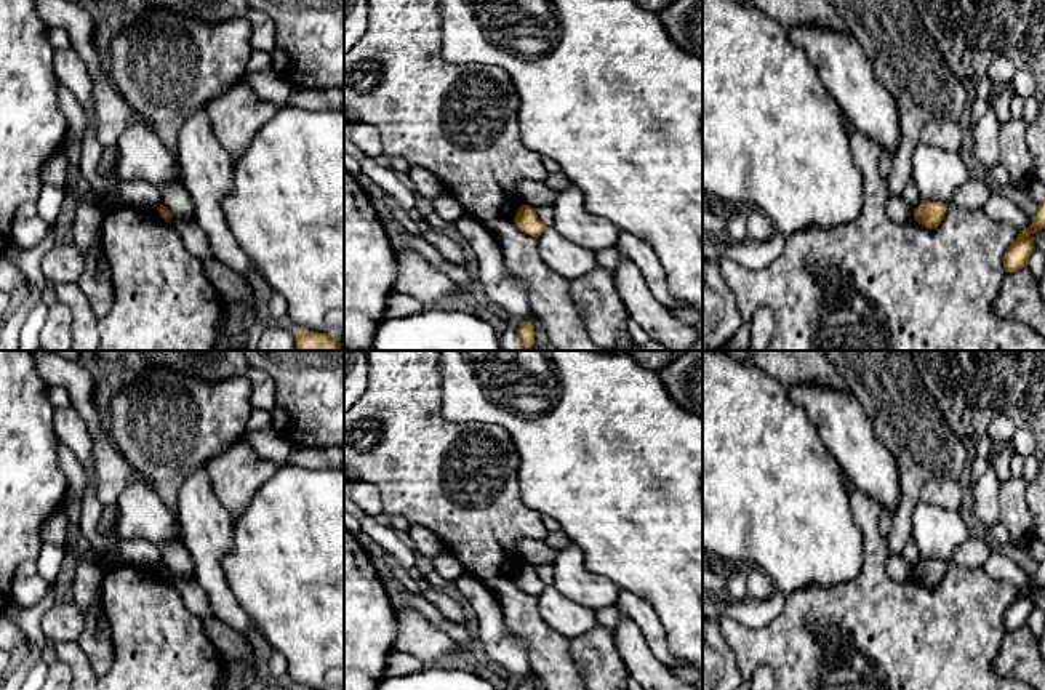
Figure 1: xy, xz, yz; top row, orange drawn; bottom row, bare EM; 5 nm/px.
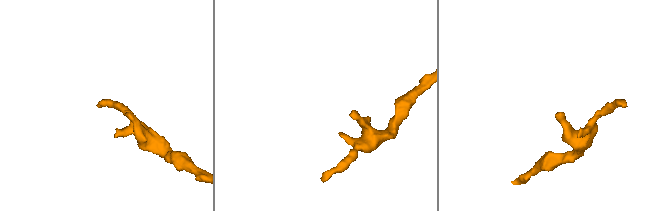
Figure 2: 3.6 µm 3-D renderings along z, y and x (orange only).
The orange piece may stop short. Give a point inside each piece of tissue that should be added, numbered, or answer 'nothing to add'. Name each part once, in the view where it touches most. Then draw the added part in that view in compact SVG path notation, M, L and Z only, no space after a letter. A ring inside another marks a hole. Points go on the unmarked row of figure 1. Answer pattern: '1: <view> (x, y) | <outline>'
nothing to add

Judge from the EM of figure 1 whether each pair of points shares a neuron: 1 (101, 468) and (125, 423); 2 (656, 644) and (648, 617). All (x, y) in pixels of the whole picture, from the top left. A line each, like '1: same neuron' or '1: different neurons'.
1: different neurons
2: same neuron

